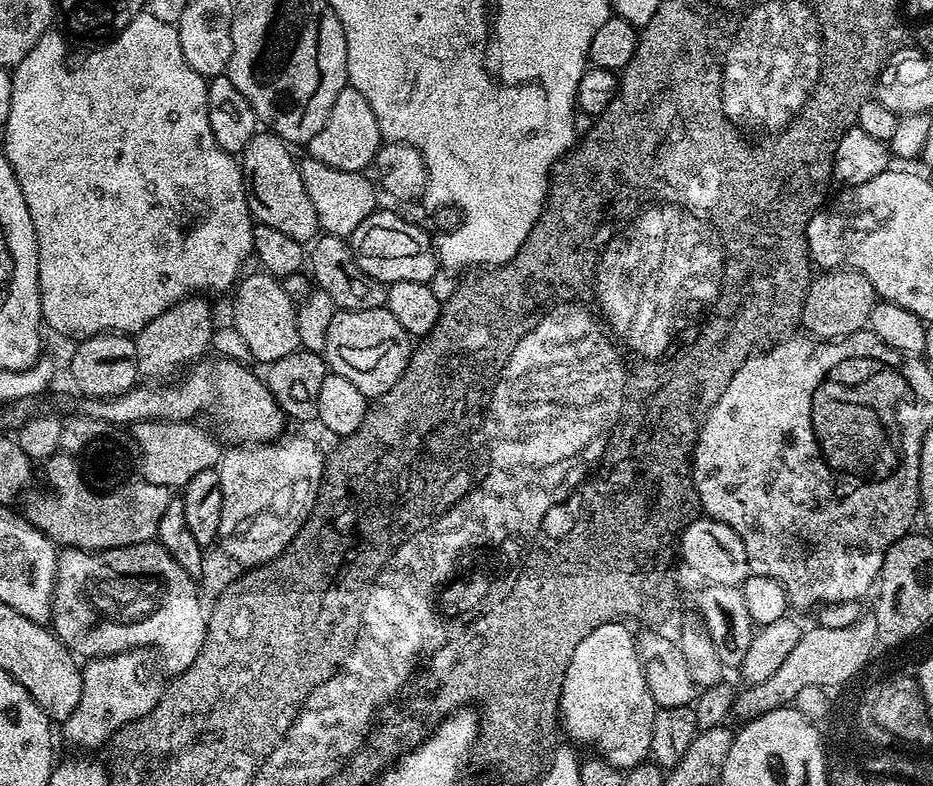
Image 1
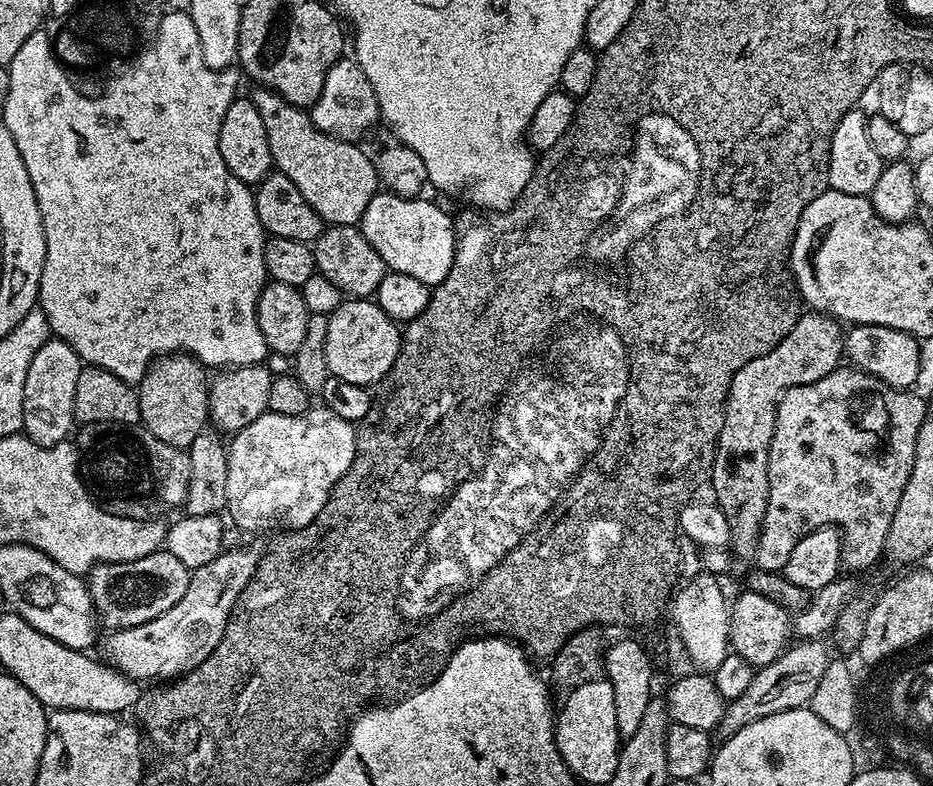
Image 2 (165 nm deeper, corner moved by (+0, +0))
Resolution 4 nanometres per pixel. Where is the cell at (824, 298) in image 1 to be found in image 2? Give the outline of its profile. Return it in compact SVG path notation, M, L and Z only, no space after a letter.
M809 311L801 315L800 320L786 334L786 338L777 340L775 346L766 354L746 362L738 374L730 382L728 401L724 404L724 421L722 430L718 434L716 443L716 457L712 463L710 473L710 485L714 495L714 503L726 514L726 523L730 526L730 552L733 557L751 561L756 554L756 547L760 541L762 522L766 518L766 506L770 494L770 482L768 481L768 459L770 458L770 442L774 438L774 426L776 425L776 408L785 392L794 386L813 384L826 374L836 371L841 367L844 356L845 329L841 321L835 320L833 316L826 316L823 312Z

